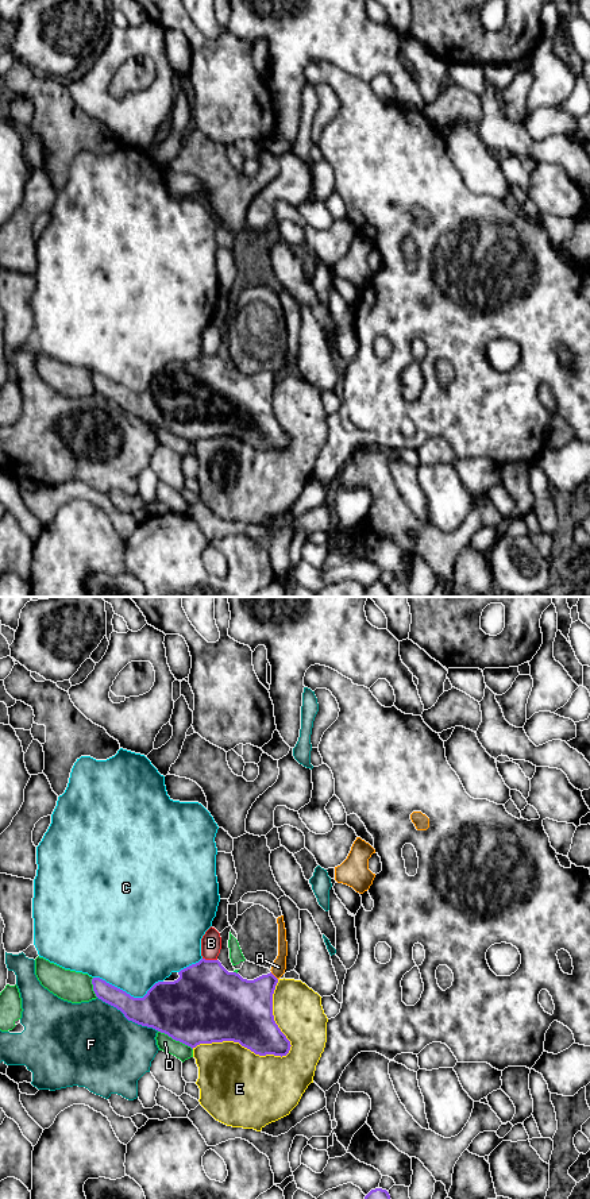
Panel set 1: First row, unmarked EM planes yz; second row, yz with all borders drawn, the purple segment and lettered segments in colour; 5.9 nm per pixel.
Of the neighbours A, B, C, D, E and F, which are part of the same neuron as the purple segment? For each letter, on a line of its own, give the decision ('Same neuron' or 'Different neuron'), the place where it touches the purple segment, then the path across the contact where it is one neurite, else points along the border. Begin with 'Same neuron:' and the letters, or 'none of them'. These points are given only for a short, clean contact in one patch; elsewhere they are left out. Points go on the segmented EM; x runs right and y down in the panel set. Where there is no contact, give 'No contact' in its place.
Same neuron: none of them
A: Different neuron. Touches purple at yz (274, 976). Boundary: yz (270, 972), (277, 979)
B: Different neuron. Touches purple at yz (209, 960)
C: Different neuron. Touches purple at yz (128, 994)
D: Different neuron. Touches purple at yz (176, 1040)
E: Different neuron. Touches purple at yz (276, 1055)
F: Different neuron. Touches purple at yz (128, 1020)

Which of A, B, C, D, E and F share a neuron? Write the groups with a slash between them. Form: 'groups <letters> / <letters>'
groups A D / B / C / E / F

